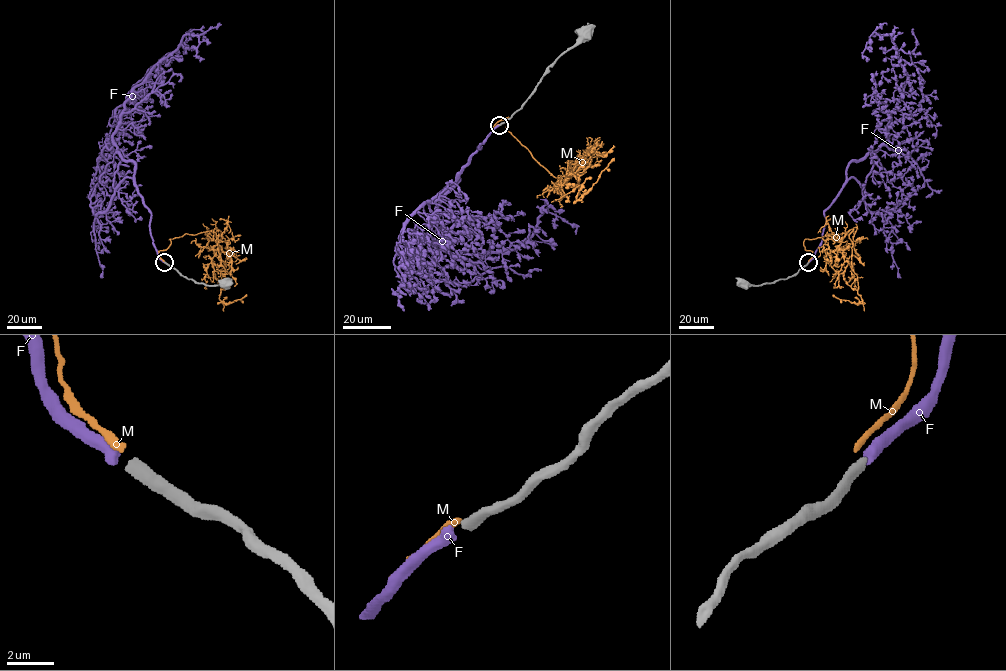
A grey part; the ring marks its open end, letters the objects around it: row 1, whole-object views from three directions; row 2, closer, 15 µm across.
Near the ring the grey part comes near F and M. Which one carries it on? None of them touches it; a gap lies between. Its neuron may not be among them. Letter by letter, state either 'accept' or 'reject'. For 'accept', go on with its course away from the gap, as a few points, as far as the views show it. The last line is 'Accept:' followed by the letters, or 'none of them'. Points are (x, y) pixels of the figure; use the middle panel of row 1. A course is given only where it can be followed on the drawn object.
F: accept | via (498, 125), (442, 199), (428, 235), (477, 262), (514, 250), (530, 235), (547, 209), (544, 200), (555, 209)
M: reject
Accept: F

